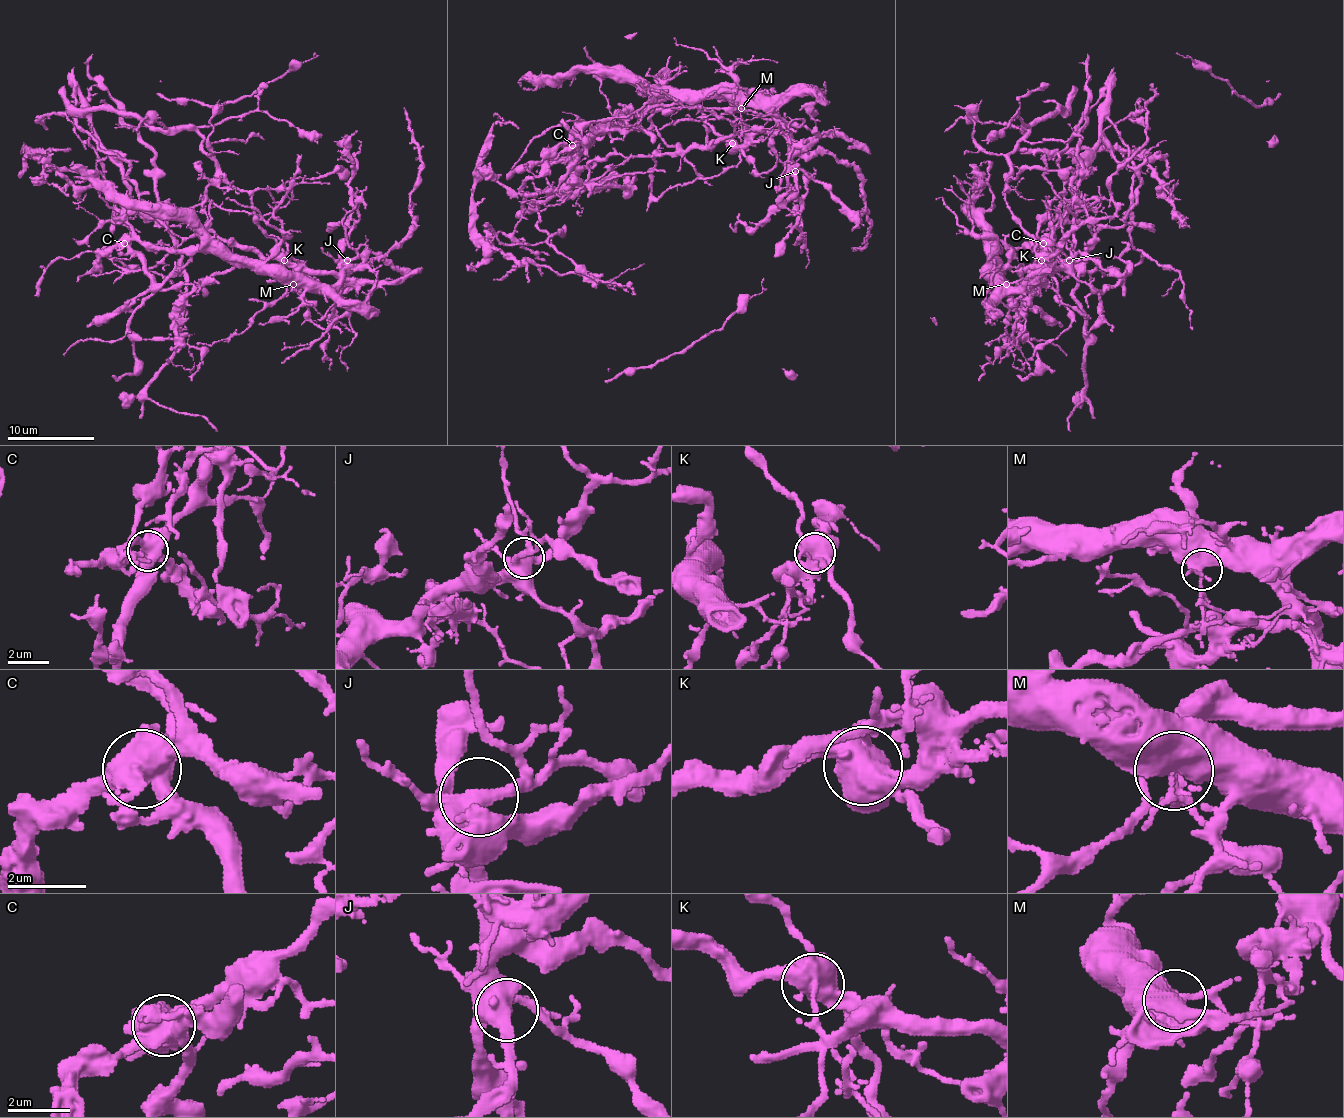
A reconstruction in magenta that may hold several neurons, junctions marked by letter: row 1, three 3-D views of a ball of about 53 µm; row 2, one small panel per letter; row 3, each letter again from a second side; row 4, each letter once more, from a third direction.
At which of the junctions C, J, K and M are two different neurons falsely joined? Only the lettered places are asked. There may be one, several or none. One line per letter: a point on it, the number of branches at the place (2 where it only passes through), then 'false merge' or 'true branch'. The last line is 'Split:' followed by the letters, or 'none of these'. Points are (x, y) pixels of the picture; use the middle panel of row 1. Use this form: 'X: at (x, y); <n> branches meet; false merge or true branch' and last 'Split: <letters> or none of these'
C: at (572, 145); 5 branches meet; false merge
J: at (795, 171); 4 branches meet; true branch
K: at (732, 143); 5 branches meet; false merge
M: at (741, 108); 4 branches meet; true branch
Split: C, K

